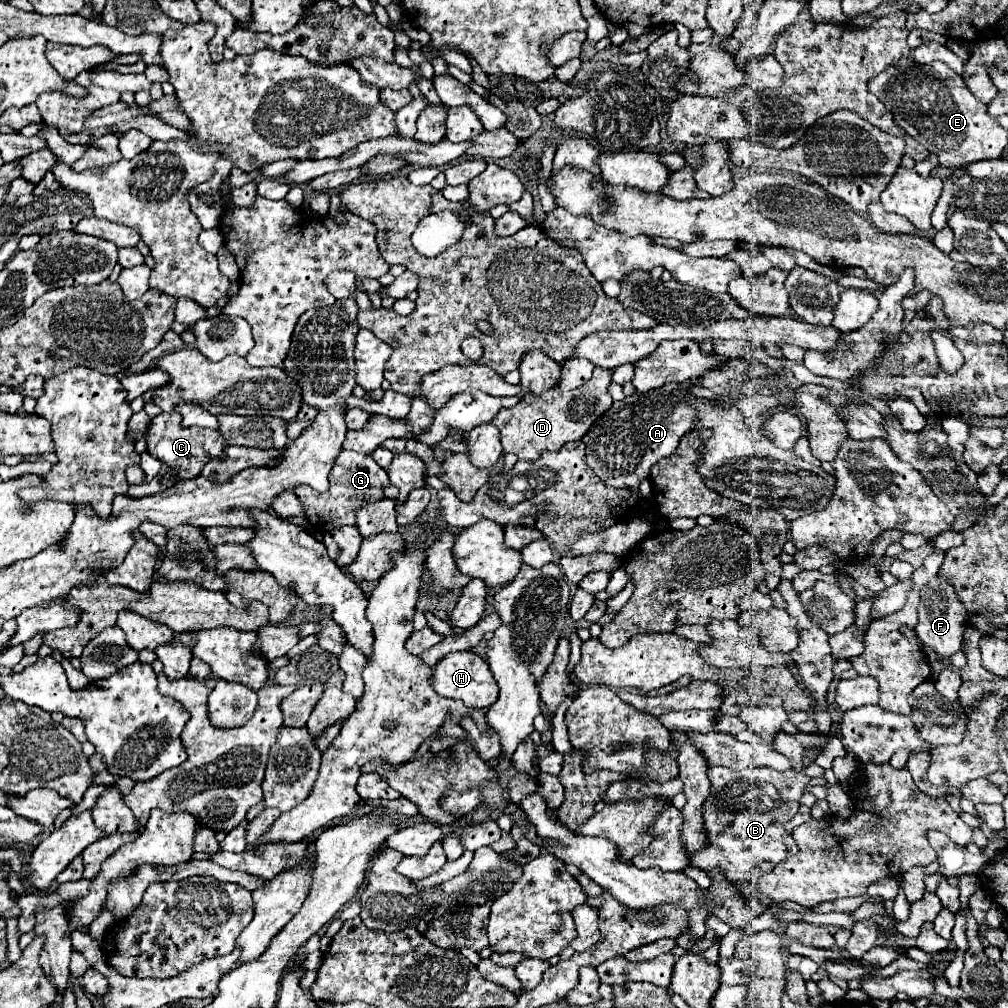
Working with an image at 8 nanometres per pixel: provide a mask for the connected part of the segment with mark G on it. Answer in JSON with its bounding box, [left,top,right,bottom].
[294,451,390,531]

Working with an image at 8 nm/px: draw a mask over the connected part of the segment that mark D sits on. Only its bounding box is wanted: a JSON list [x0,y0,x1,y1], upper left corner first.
[492,367,612,461]

